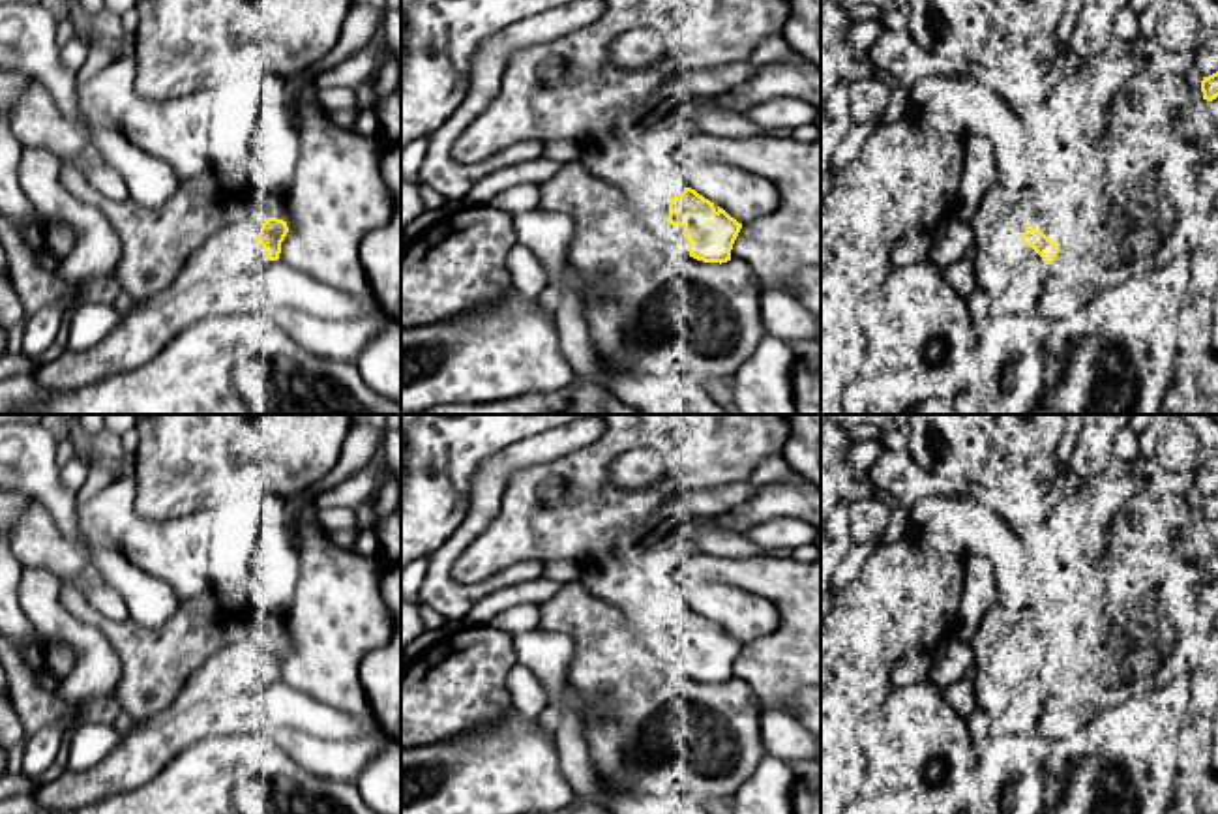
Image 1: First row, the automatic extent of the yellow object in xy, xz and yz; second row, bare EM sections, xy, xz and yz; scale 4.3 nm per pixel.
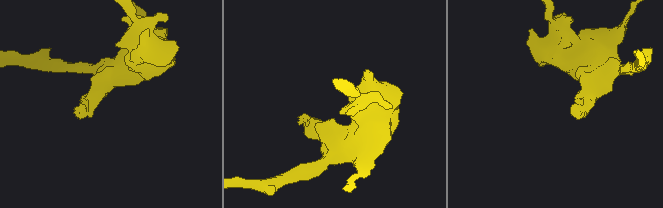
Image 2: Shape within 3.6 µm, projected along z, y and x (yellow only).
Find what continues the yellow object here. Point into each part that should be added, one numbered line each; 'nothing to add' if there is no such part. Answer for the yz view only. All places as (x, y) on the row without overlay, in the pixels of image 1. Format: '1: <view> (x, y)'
1: yz (1014, 668)

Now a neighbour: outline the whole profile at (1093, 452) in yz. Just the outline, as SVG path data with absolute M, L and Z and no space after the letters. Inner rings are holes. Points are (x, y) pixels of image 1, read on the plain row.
M1083 415L1077 445L1066 467L1081 480L1098 476L1115 458L1117 433L1128 426L1132 415Z

